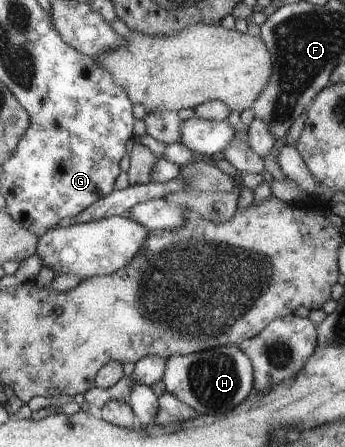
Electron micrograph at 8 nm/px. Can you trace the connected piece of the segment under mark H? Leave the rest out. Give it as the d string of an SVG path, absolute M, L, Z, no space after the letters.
M237 345L169 357L162 379L166 392L181 399L200 415L223 414L237 408L254 392L256 385L253 362Z

